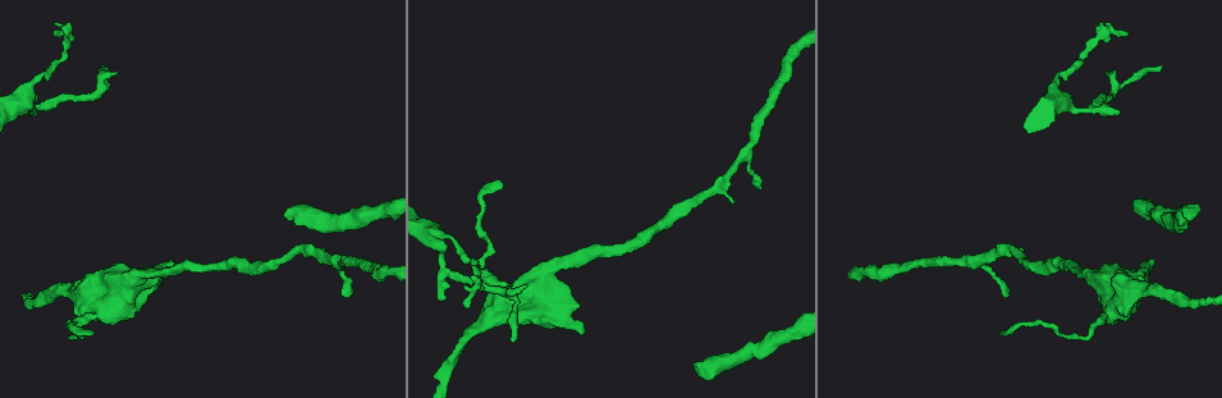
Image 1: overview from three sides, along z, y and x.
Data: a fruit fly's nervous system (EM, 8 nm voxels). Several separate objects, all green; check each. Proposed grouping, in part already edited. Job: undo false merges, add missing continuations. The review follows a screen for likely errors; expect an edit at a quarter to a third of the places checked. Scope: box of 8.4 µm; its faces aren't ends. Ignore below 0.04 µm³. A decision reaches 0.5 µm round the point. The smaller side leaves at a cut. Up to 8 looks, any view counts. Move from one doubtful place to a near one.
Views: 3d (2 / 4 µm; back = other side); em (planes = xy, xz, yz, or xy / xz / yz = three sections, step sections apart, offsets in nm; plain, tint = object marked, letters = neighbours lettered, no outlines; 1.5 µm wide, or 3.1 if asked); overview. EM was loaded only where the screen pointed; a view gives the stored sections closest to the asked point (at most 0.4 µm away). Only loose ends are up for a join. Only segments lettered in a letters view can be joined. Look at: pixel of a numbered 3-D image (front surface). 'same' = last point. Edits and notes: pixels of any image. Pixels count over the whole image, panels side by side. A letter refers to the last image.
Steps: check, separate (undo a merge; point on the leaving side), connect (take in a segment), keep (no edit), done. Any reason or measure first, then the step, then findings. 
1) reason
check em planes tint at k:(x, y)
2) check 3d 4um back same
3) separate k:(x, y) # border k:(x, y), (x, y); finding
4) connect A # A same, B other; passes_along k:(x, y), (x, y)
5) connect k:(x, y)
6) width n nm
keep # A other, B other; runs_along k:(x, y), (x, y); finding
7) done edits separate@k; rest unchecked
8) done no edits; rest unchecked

branch stops here
check 3d 2um at 1:(695, 364)

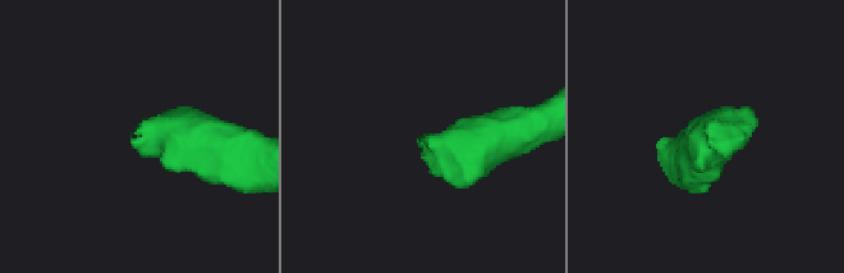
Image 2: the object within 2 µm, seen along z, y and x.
now the EM
check em 3.1um xy step 16 tint at 2:(130, 142)

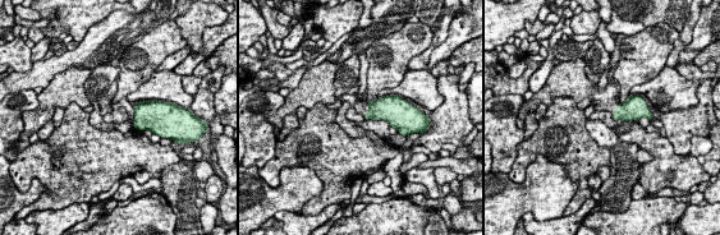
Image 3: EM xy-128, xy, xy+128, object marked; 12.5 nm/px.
check em 3.1um xy step 16 letters same

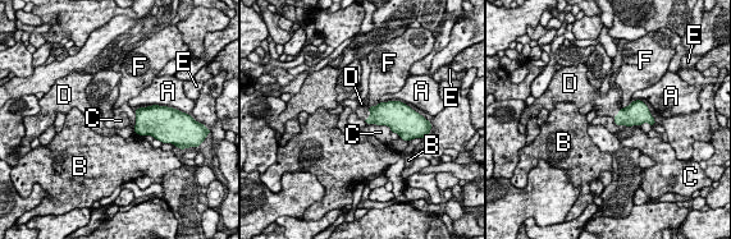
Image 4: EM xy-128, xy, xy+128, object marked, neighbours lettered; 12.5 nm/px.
longest_contact C 360 nm
connect D # A other, B other, C other, D same, E other, F other; it goes on there

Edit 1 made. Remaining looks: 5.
check 3d 2um back at 1:(345, 297)

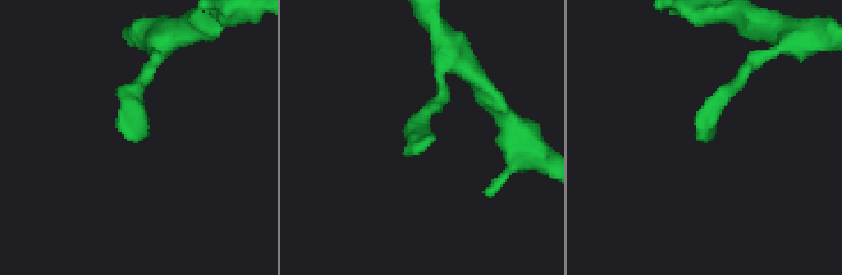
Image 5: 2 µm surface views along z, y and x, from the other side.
need the tissue
check em planes tint at 5:(139, 138)

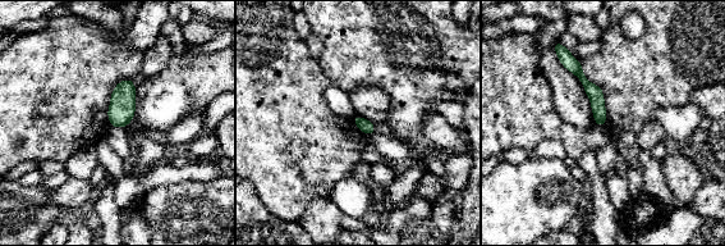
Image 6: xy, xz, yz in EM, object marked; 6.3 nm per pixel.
check em planes letters same

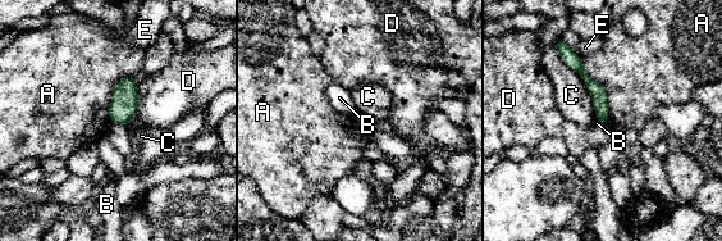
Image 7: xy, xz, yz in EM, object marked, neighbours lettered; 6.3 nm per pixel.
keep # A other, B other, C other, D other, E other; runs_along 7:(566, 55), (597, 90), (602, 121); no lettered segment goes on from it

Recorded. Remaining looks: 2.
tapers out
check em xz step 8 letters at 1:(1119, 113)

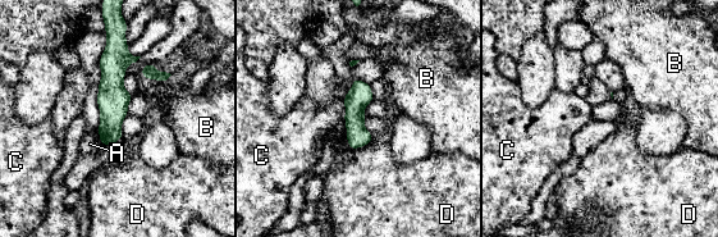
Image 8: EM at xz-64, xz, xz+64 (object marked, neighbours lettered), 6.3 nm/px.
cut it another way
check em planes letters same

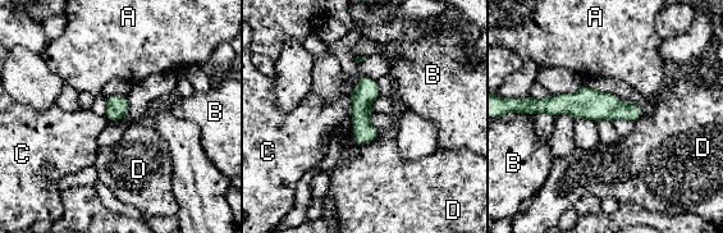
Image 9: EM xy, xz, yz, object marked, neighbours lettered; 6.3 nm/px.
keep # A other, B other, C other, D other; runs_along 9:(559, 108), (609, 106), (639, 112); no lettered segment goes on from it

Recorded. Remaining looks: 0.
done edits connect@4; rest unchecked

